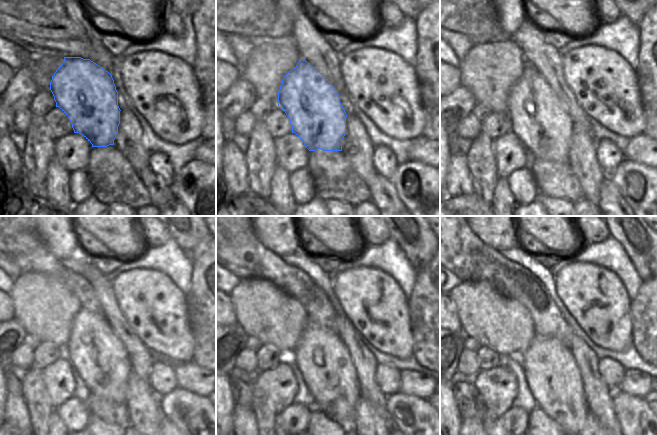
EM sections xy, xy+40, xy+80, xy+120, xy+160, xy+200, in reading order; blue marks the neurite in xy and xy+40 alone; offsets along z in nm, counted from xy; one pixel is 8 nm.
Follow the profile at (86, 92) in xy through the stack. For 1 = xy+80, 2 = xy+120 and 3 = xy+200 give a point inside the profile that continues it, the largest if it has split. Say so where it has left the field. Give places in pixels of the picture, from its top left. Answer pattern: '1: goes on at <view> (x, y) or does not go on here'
1: goes on at xy+80 (544, 127)
2: goes on at xy+120 (97, 355)
3: goes on at xy+200 (553, 376)

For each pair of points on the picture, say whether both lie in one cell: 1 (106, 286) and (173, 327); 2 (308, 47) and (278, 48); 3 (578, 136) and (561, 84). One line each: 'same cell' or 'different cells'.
1: different cells
2: different cells
3: different cells

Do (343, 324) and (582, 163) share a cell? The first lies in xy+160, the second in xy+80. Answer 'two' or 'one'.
two

